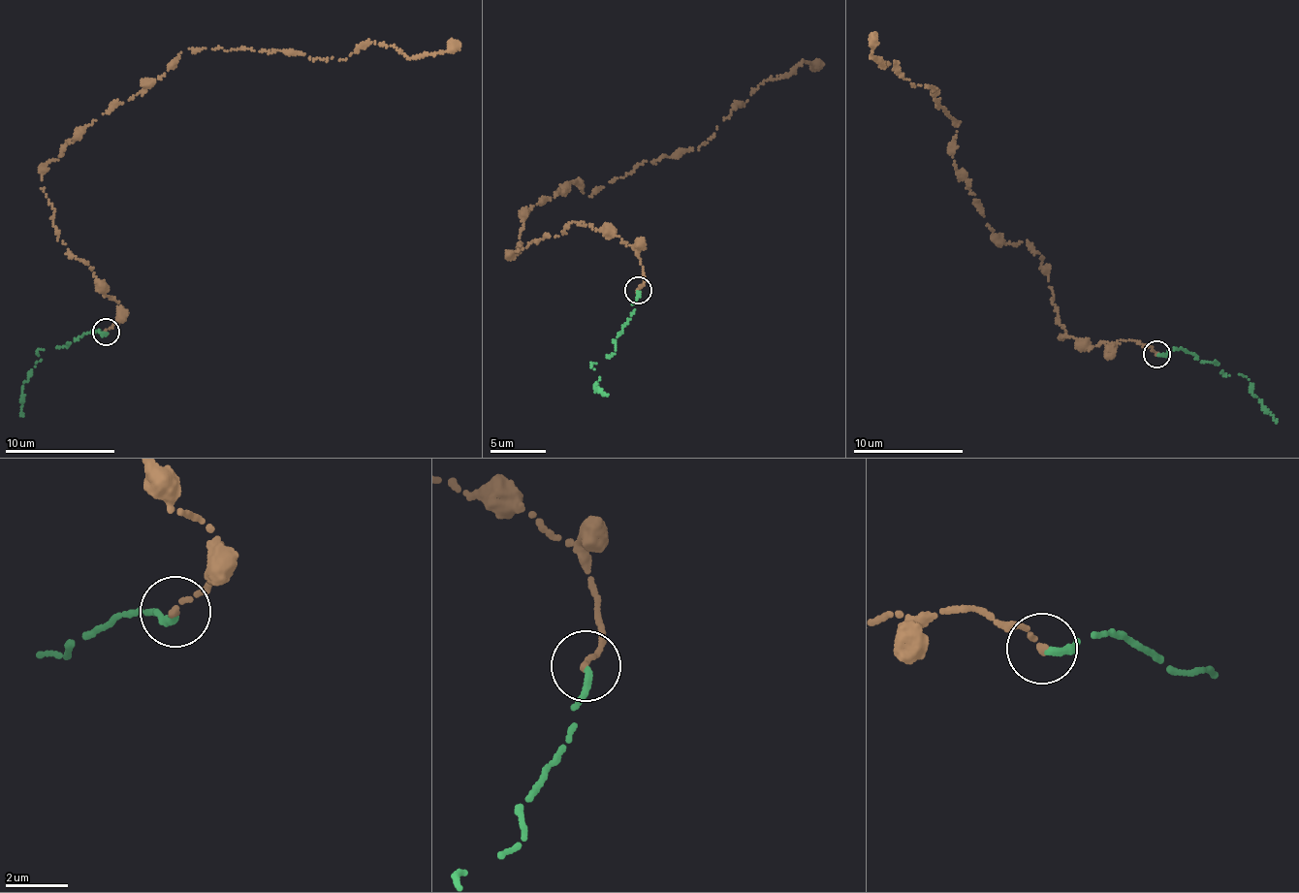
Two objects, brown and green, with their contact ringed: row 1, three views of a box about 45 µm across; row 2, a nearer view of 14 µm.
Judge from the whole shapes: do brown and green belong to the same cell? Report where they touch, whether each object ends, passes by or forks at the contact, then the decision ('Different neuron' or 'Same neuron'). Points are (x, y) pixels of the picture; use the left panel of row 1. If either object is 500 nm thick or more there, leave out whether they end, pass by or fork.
Place: (106, 332). At the ring brown ends. At the ring green ends. Same neuron

